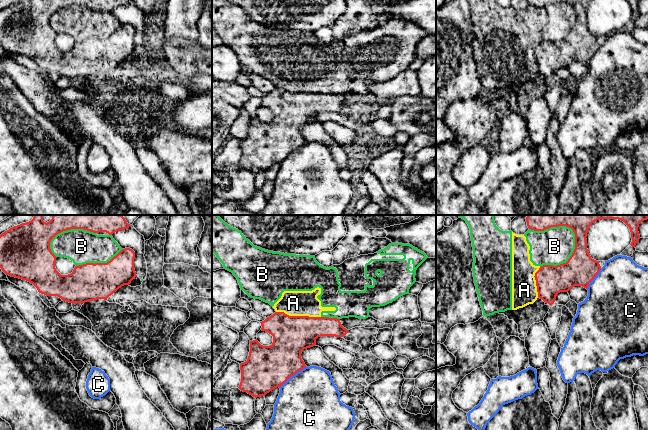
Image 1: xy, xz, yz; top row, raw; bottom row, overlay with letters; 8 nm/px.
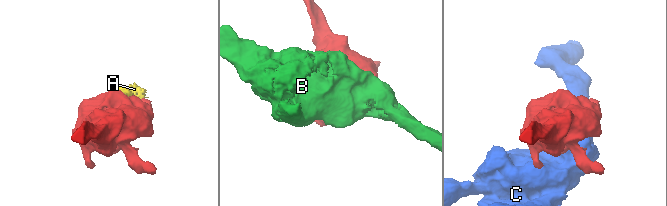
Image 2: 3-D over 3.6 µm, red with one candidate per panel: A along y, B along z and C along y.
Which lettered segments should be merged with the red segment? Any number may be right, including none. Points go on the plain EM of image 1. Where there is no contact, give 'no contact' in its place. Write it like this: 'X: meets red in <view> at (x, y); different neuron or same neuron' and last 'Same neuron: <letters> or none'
A: meets red in xz at (298, 92); different neuron
B: meets red in yz at (566, 2); different neuron
C: meets red in xz at (292, 151); different neuron
Same neuron: none

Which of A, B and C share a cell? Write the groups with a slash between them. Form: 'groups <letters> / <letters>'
groups A B / C

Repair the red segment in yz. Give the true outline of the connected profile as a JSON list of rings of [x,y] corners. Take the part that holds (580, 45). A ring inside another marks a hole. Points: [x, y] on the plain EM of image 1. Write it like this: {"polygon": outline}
{"polygon": [[[527,0],[534,7],[566,2],[575,10],[575,25],[566,39],[543,41],[535,49],[538,73],[552,81],[560,68],[568,68],[574,62],[588,64],[601,46],[599,37],[591,34],[587,25],[587,8],[591,0]]]}

